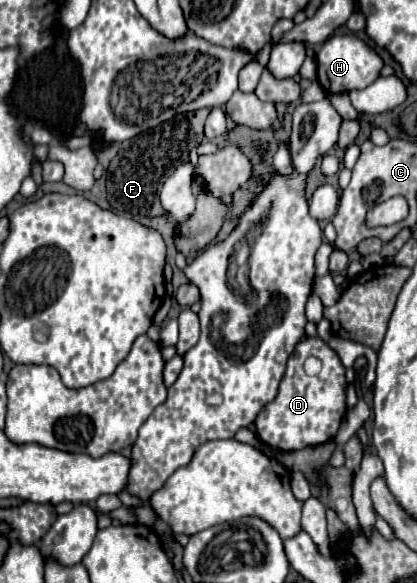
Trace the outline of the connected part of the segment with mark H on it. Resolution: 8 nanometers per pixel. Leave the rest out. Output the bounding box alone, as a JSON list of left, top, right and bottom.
[316,34,382,94]

